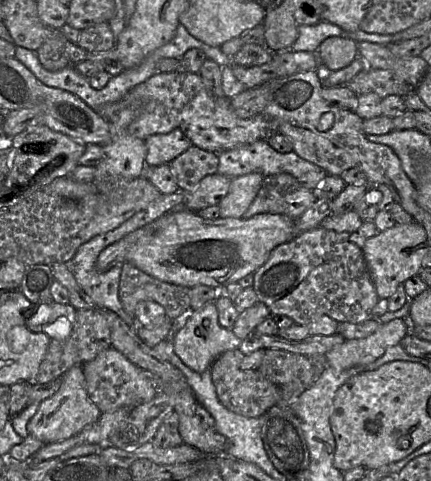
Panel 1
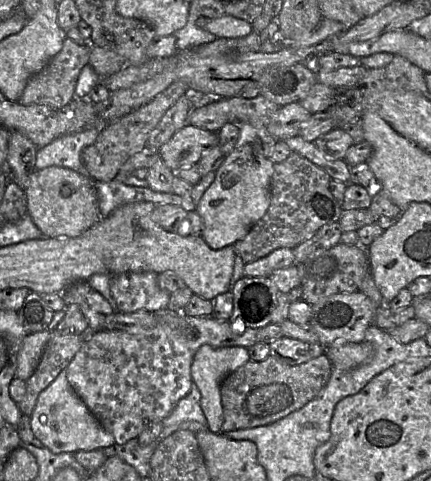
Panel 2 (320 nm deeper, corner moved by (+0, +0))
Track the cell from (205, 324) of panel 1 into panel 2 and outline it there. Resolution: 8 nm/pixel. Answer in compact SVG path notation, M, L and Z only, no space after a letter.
M202 345L196 351L191 364L191 378L201 393L200 407L211 432L221 432L223 423L221 382L249 360L248 349L241 346L216 348Z

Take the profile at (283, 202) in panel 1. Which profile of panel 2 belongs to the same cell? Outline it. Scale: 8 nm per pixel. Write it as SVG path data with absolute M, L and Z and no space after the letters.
M295 152L286 160L275 163L270 185L270 206L247 235L235 243L236 254L247 264L279 248L294 249L324 225L339 221L343 209L329 190L331 179L325 170Z

